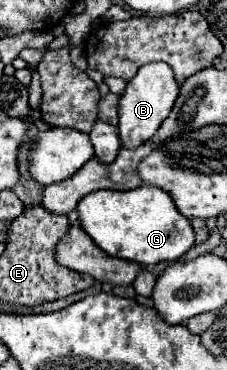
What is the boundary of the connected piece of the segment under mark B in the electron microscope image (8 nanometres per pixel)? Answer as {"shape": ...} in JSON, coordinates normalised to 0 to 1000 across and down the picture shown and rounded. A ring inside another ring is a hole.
{"shape":[[[661,168],[634,173],[608,200],[564,222],[537,265],[529,265],[529,378],[555,400],[599,400],[678,368],[696,341],[731,324],[740,303],[784,265],[784,216],[767,216],[767,195],[731,168]]]}

